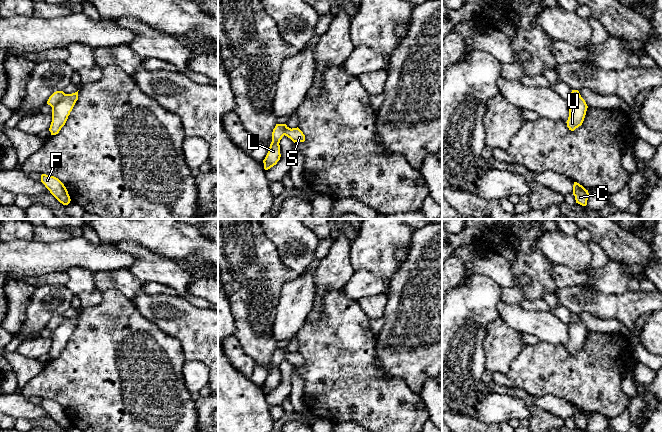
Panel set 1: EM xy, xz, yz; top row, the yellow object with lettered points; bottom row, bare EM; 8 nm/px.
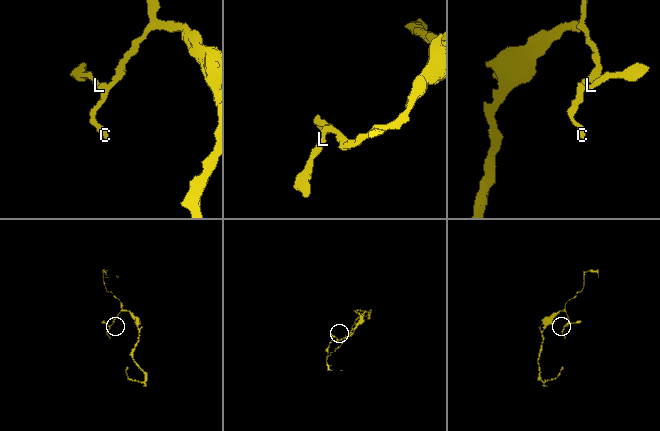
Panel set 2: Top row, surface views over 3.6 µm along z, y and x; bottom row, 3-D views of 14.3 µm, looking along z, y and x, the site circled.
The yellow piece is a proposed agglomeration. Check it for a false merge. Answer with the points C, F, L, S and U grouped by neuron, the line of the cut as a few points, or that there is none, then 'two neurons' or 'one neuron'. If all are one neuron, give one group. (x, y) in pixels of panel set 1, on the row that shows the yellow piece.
C F S U / L; cut in xy along (65, 94), (52, 108); two neurons

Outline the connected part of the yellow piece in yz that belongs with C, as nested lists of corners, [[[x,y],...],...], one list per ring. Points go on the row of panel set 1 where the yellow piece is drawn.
[[[574,182],[573,185],[573,195],[575,196],[576,203],[586,206],[589,197],[588,190],[586,190],[582,185]]]

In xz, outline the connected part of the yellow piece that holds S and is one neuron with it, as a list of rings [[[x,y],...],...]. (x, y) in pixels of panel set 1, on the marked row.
[[[287,127],[286,132],[285,132],[285,136],[290,138],[294,143],[305,141],[305,135],[298,127],[292,128],[292,129]]]

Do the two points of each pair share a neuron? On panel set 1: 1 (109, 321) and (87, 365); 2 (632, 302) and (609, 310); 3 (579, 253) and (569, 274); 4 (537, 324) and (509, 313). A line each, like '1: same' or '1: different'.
1: same
2: same
3: different
4: same

